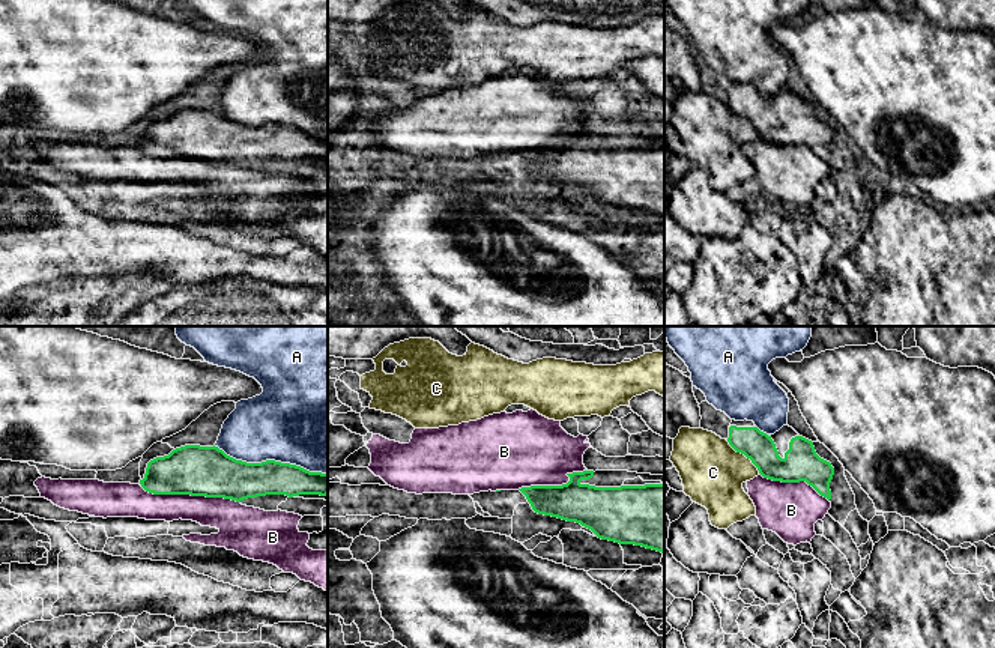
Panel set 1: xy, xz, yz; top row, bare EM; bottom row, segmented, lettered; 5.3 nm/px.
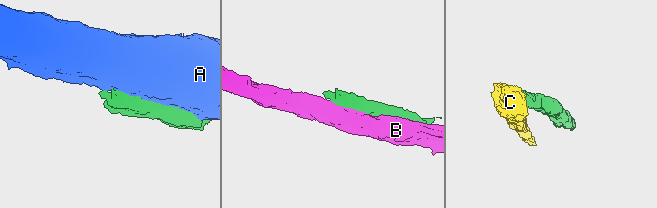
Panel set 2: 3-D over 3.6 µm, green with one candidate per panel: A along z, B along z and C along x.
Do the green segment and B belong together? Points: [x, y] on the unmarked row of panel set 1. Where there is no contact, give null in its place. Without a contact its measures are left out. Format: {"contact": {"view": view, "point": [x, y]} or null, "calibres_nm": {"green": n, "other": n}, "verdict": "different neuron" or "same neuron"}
{"contact": {"view": "xy", "point": [190, 157]}, "calibres_nm": {"green": 280, "other": 180}, "verdict": "different neuron"}

